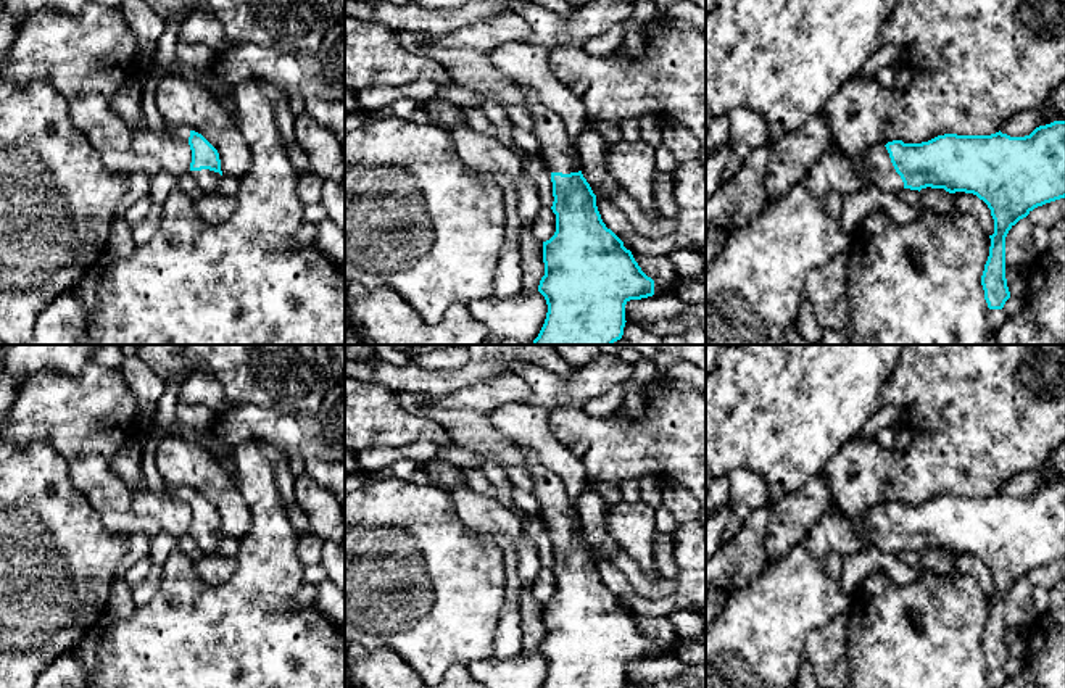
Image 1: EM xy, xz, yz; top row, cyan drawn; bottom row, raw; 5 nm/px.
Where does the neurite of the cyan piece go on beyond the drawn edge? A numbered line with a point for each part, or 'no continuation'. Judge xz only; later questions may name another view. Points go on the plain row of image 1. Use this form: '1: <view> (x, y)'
1: xz (558, 513)

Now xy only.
1: xy (208, 542)

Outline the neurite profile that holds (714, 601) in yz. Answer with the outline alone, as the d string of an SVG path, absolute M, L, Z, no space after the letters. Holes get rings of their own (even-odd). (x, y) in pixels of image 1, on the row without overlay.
M712 591L706 595L706 630L711 622L720 614L725 604L725 591Z

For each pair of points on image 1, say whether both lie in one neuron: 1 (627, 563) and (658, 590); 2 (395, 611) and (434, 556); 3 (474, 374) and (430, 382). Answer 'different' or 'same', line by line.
1: same
2: same
3: same

